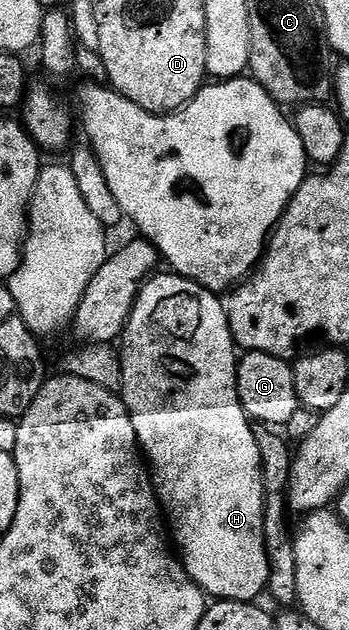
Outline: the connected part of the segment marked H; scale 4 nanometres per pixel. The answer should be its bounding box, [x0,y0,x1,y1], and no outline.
[118,273,268,602]

